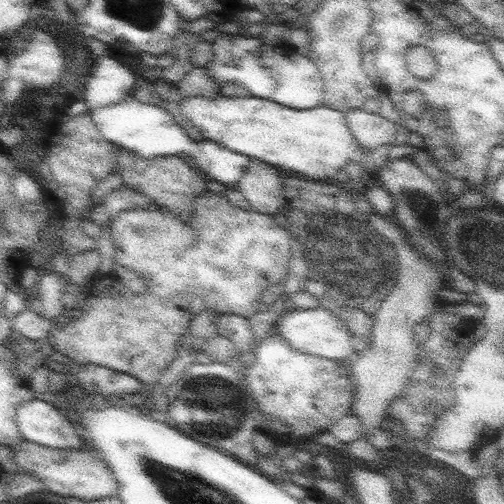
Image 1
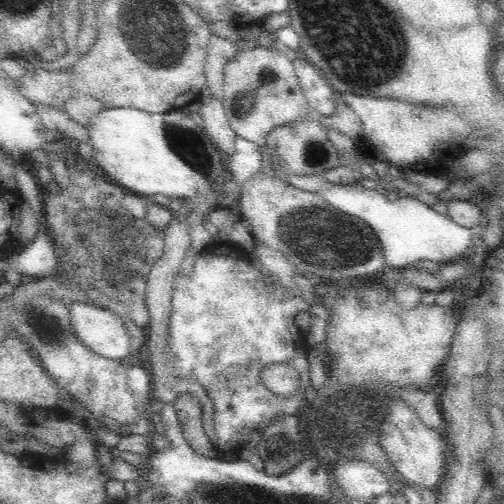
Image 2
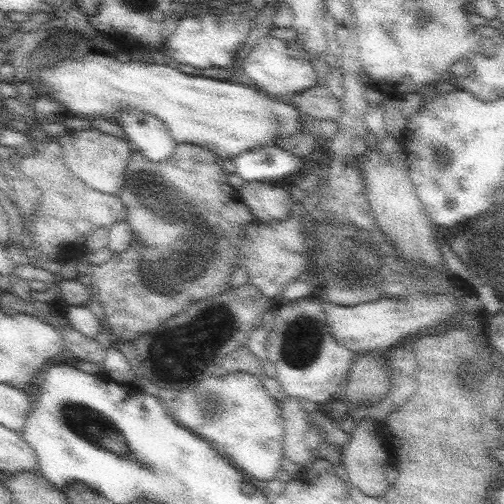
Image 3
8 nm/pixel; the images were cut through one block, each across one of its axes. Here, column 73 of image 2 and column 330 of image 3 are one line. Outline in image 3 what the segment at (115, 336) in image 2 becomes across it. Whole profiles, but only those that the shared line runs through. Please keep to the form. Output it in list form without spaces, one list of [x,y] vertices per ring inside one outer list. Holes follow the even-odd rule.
[[[415,292],[405,296],[383,296],[379,300],[363,302],[359,306],[337,306],[333,302],[323,302],[327,322],[331,326],[331,334],[337,344],[343,344],[351,352],[365,354],[365,352],[389,352],[397,344],[405,342],[411,336],[425,334],[435,326],[441,326],[445,320],[451,320],[461,310],[461,300],[449,292]]]

